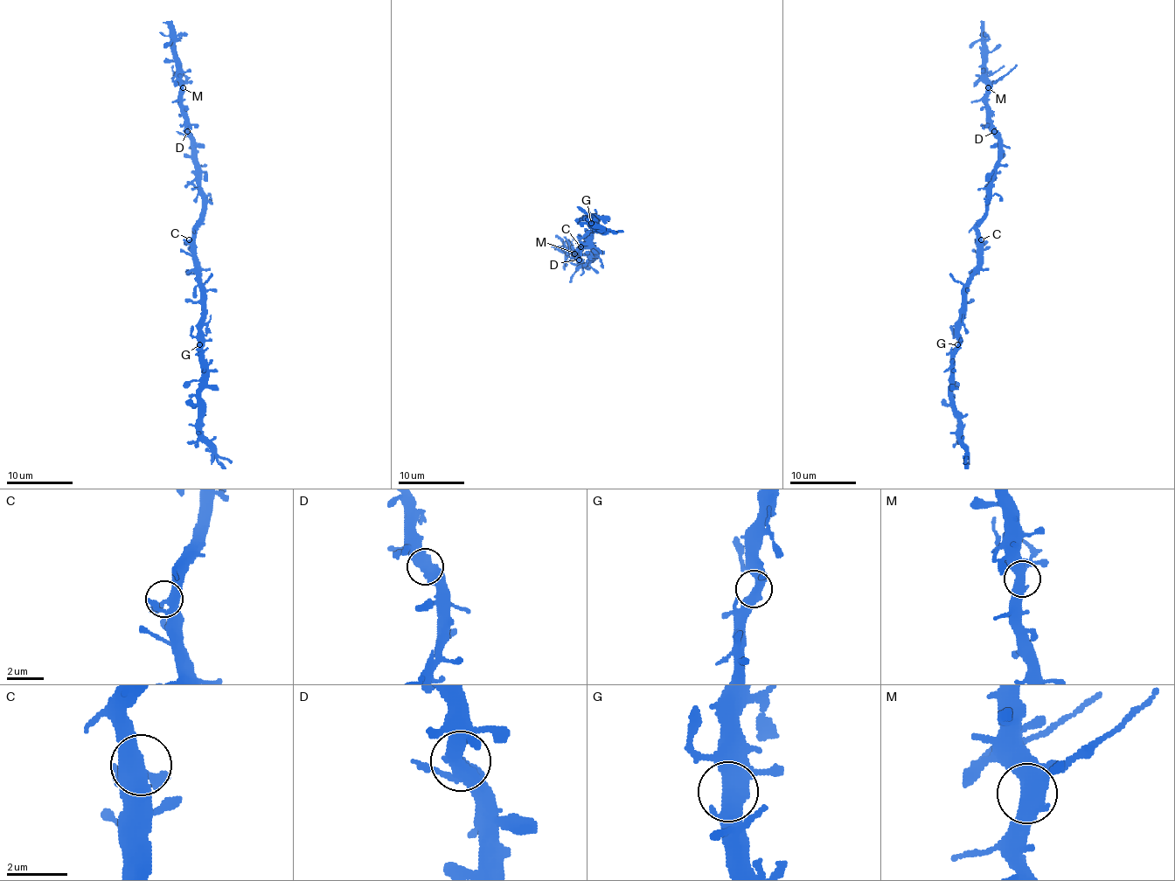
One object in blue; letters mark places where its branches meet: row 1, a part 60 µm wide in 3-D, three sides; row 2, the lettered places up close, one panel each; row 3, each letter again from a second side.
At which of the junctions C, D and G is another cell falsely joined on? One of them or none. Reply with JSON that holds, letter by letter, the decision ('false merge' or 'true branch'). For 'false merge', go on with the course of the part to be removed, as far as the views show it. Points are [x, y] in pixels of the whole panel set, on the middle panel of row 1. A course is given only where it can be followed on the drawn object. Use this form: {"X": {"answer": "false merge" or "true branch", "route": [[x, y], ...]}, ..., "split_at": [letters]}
{"C": {"answer": "true branch"}, "D": {"answer": "true branch"}, "G": {"answer": "true branch"}, "split_at": []}

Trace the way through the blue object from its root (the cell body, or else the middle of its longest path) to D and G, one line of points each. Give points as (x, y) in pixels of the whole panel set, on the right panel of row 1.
D: (977, 245), (977, 221), (986, 211), (988, 184), (997, 161), (997, 135), (994, 131)
G: (977, 245), (977, 267), (966, 291), (964, 317), (957, 344)

